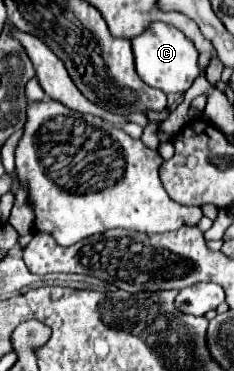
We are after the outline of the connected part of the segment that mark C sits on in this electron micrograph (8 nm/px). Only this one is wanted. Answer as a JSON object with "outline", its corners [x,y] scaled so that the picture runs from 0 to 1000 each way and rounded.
{"outline":[[[645,59],[620,86],[560,102],[560,124],[568,124],[568,146],[577,146],[585,199],[645,237],[679,237],[705,253],[791,248],[825,226],[825,216],[850,205],[842,135],[825,129],[825,113],[731,65]]]}

